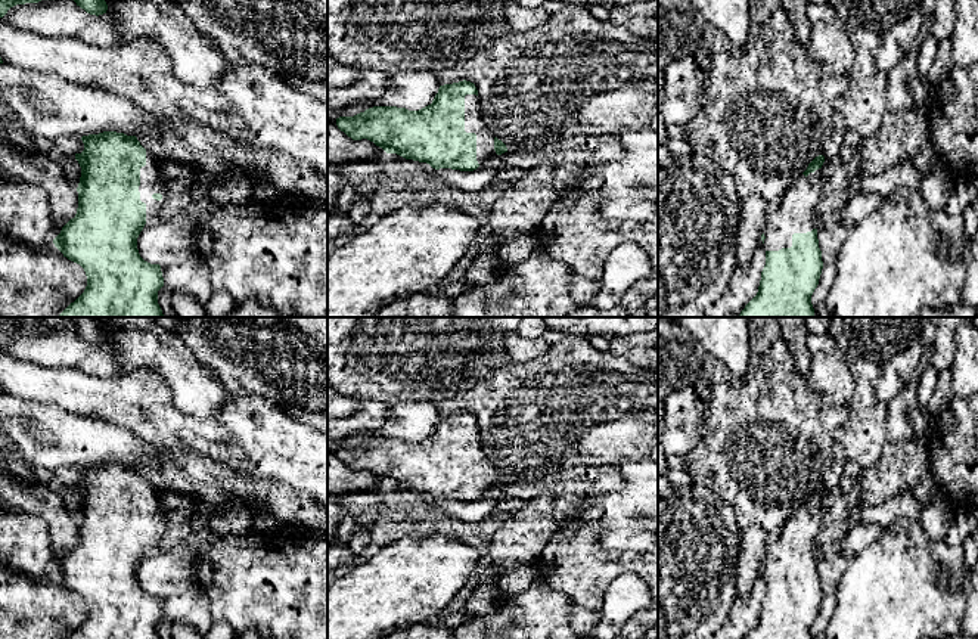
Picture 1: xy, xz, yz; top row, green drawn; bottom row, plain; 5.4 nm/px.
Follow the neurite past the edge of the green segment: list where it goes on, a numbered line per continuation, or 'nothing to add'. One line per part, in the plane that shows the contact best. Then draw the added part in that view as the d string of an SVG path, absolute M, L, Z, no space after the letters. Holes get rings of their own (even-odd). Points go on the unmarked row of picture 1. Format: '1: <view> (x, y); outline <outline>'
1: xz (474, 453); outline M476 425L465 426L465 462L476 465L476 491L479 496L487 488L499 487L494 481L494 468L485 457Z

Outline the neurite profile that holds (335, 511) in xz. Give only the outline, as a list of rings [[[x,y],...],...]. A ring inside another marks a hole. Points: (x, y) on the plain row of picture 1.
[[[327,496],[327,550],[336,540],[336,531],[345,514],[345,506],[335,496]]]

